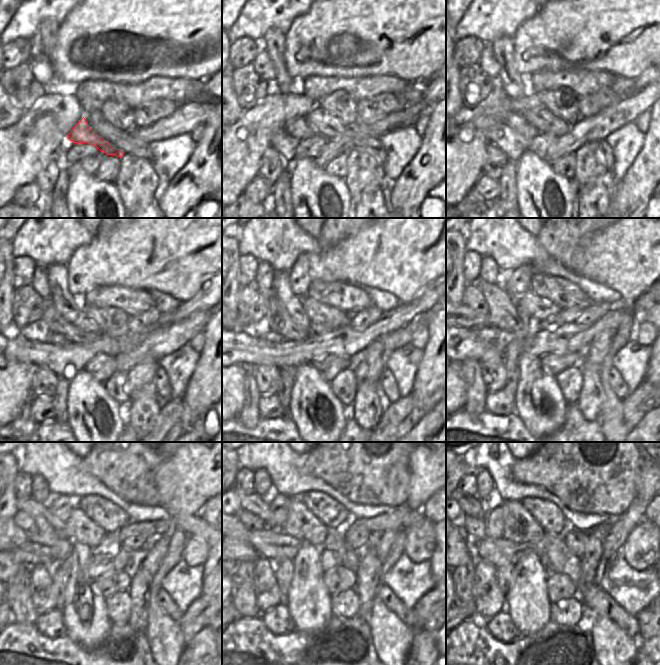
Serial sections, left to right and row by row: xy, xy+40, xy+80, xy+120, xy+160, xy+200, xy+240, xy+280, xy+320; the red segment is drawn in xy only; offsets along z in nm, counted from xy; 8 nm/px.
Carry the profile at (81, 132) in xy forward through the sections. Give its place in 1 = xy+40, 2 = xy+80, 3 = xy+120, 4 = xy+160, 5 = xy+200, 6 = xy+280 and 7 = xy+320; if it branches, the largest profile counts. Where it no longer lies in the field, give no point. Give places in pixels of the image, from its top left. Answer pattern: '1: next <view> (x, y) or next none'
1: next xy+40 (298, 127)
2: next xy+80 (517, 122)
3: next xy+120 (52, 337)
4: next xy+160 (272, 336)
5: next xy+200 (492, 335)
6: next xy+280 (242, 552)
7: next xy+320 (466, 543)

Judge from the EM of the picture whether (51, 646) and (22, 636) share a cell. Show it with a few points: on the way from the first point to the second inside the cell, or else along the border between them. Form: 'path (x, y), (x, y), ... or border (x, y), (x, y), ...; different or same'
path (44, 642), (29, 641); same

